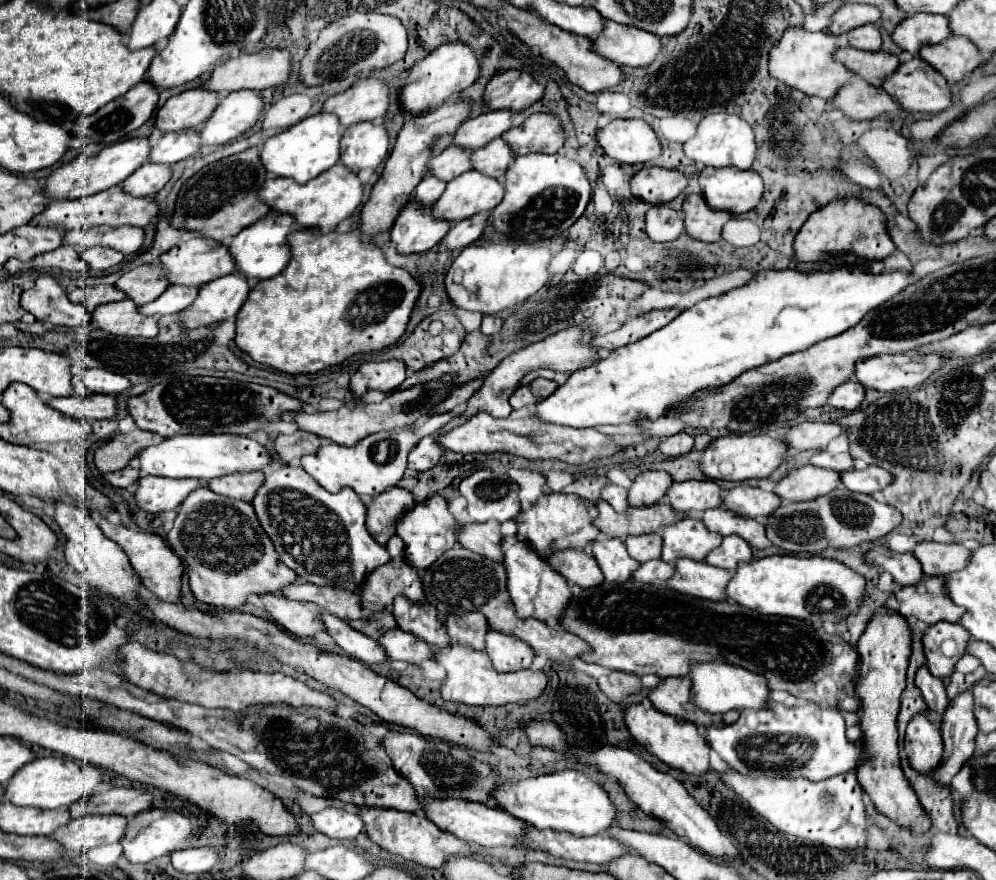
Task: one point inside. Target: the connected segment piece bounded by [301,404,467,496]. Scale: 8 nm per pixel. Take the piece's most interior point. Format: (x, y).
(377, 463)

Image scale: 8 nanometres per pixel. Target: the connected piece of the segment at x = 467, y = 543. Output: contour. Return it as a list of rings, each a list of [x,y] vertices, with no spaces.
[[[483,522],[483,524],[465,524],[459,530],[459,544],[463,548],[469,548],[481,556],[491,558],[493,562],[503,560],[503,550],[501,550],[501,524],[499,522]]]

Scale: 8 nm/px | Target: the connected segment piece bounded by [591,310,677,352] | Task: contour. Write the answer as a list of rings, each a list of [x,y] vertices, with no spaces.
[[[655,310],[655,312],[647,314],[647,316],[625,322],[619,330],[615,330],[611,334],[595,336],[591,340],[591,346],[597,348],[599,352],[611,352],[615,348],[627,346],[631,342],[637,342],[637,340],[649,336],[651,332],[655,332],[655,330],[663,328],[665,324],[669,324],[675,316],[677,316],[675,310]]]

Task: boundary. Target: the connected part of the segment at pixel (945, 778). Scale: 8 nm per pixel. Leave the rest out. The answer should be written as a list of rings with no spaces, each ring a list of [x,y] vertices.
[[[969,690],[957,694],[949,702],[947,710],[943,712],[941,730],[945,738],[945,752],[933,776],[937,778],[937,782],[949,784],[951,778],[975,752],[975,736],[979,728],[973,716],[973,696]]]

